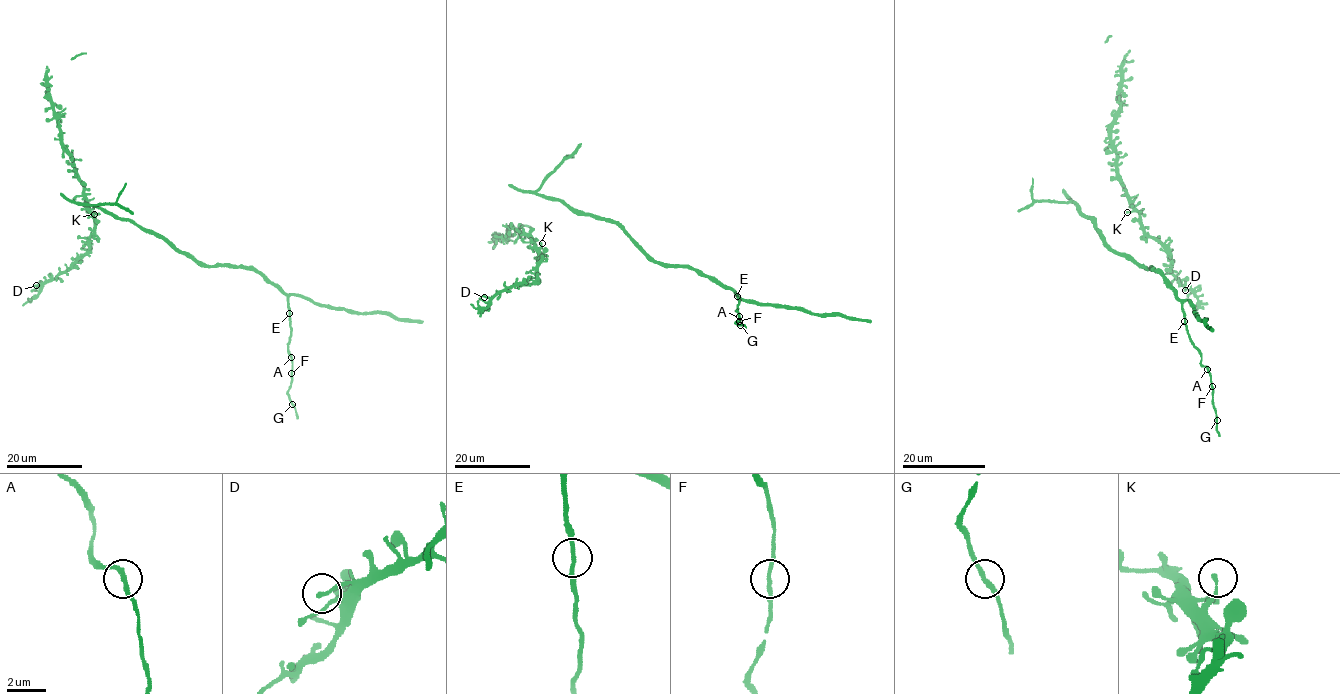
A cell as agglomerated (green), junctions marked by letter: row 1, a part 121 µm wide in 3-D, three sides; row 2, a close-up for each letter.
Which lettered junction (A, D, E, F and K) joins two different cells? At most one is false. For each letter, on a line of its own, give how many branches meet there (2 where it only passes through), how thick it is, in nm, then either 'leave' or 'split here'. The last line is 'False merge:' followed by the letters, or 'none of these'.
A: branches 2; calibre 200 nm; leave
D: branches 1; calibre 200 nm; leave
E: branches 2; calibre 190 nm; leave
F: branches 2; calibre 190 nm; leave
K: branches 1; calibre 200 nm; leave
False merge: none of these

